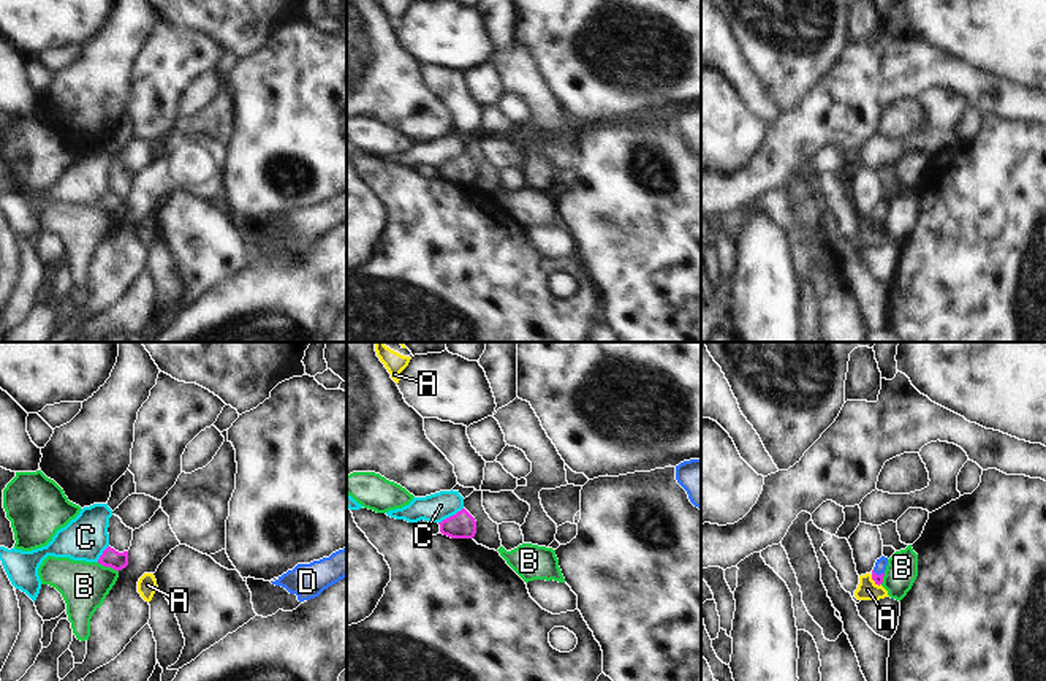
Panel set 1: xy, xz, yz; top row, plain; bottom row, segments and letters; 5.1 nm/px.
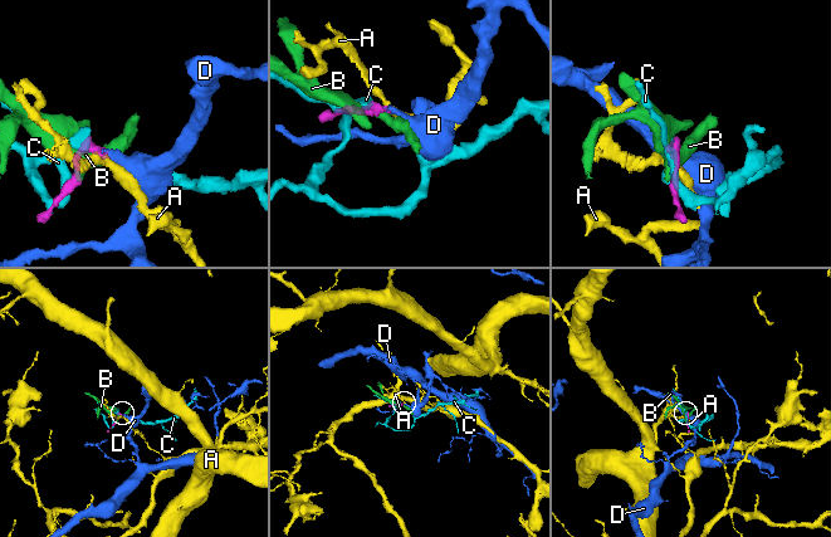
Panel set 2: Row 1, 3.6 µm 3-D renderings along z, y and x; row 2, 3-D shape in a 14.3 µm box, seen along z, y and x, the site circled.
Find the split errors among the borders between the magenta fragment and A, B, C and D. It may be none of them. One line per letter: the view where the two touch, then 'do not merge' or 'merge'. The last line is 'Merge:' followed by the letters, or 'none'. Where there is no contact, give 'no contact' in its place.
A: meets magenta in yz; do not merge
B: meets magenta in xy; do not merge
C: meets magenta in xz; do not merge
D: meets magenta in yz; merge
Merge: D

